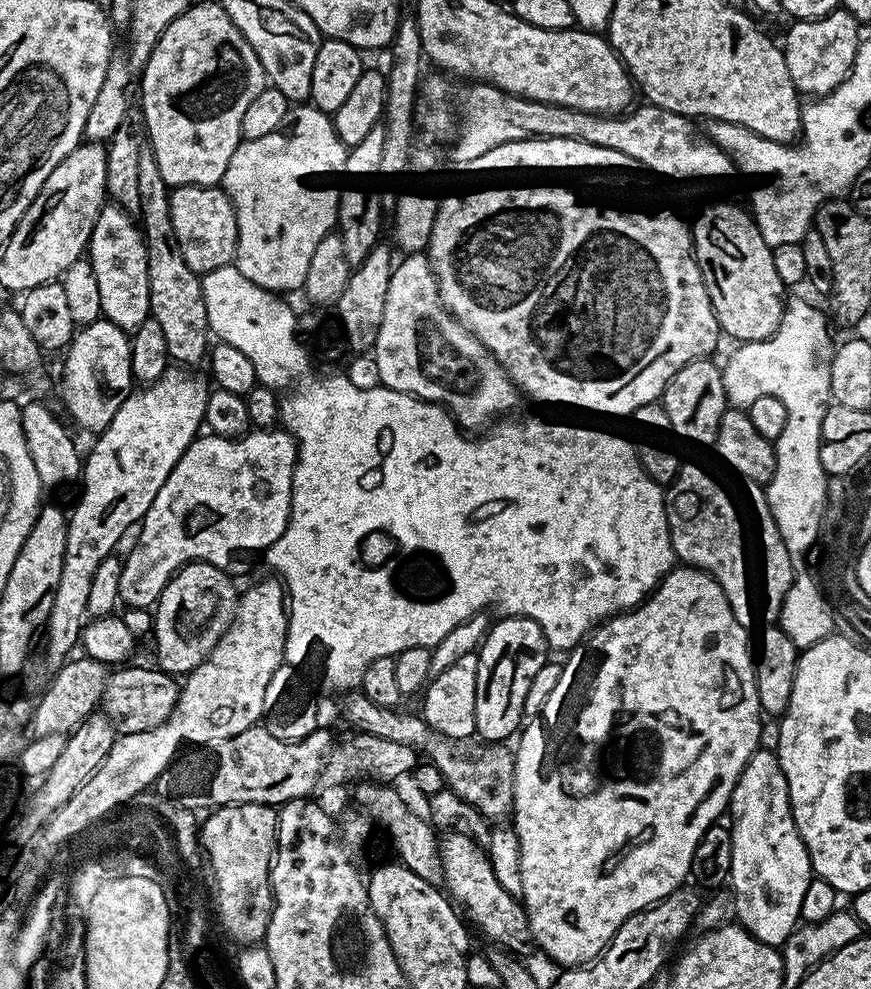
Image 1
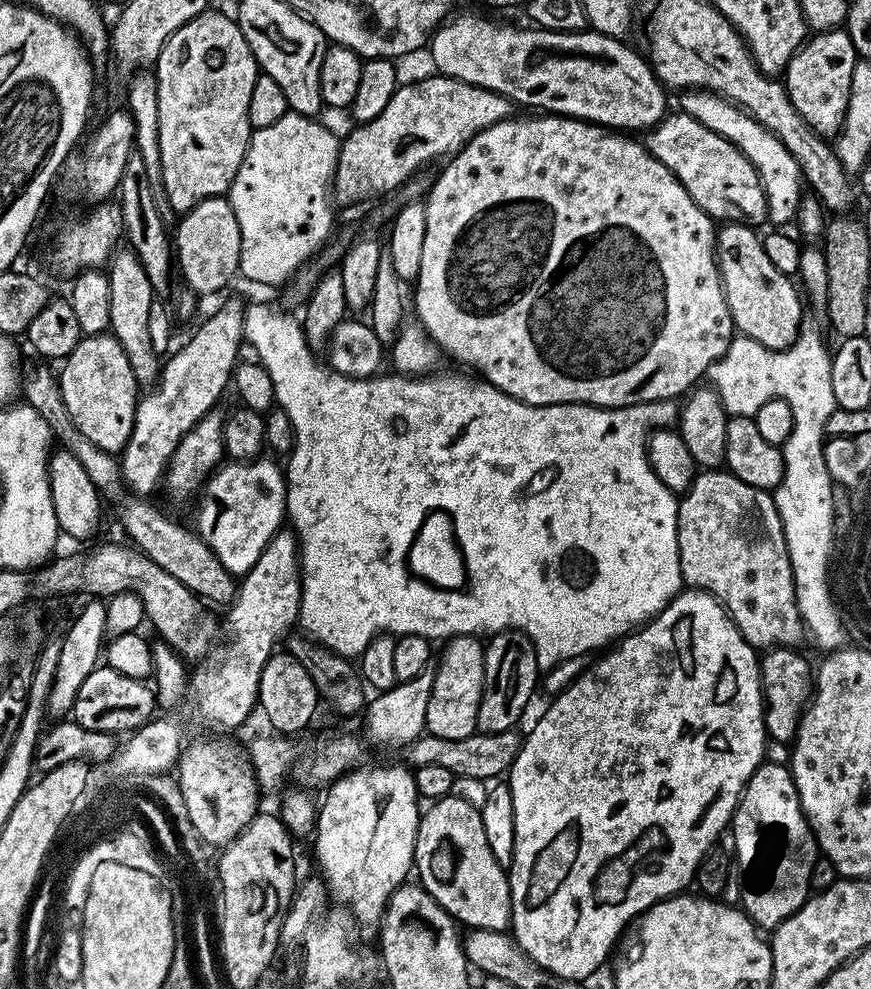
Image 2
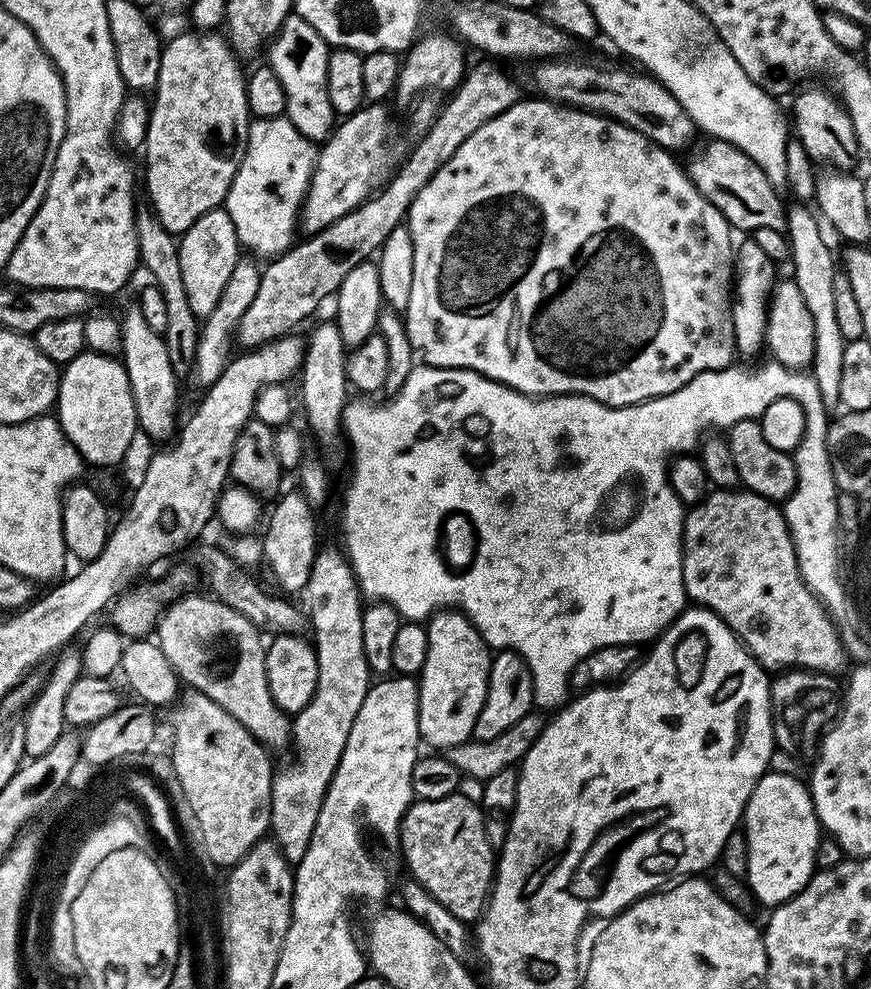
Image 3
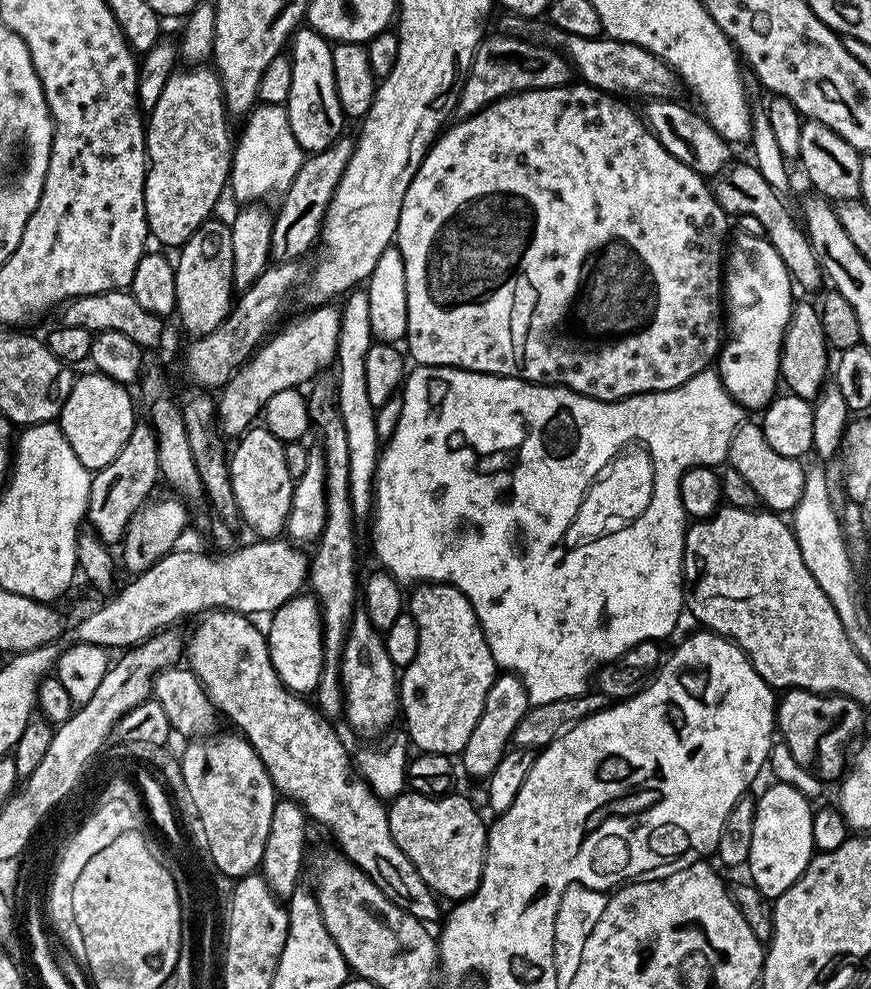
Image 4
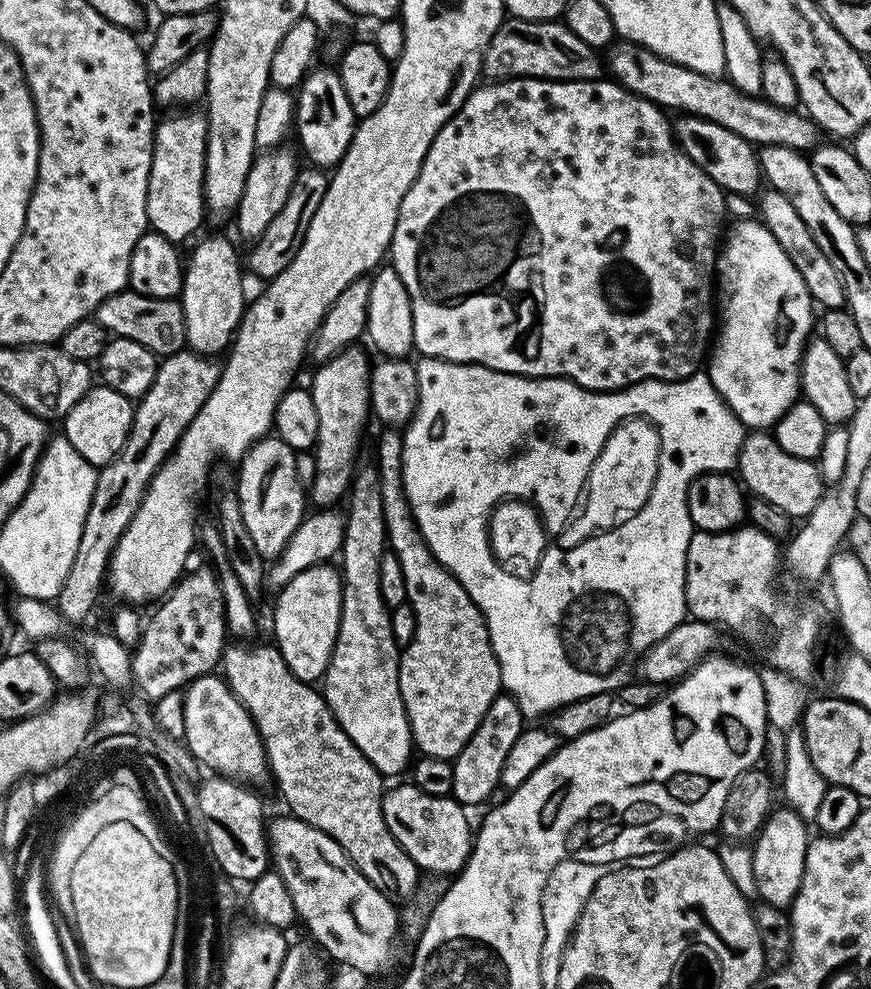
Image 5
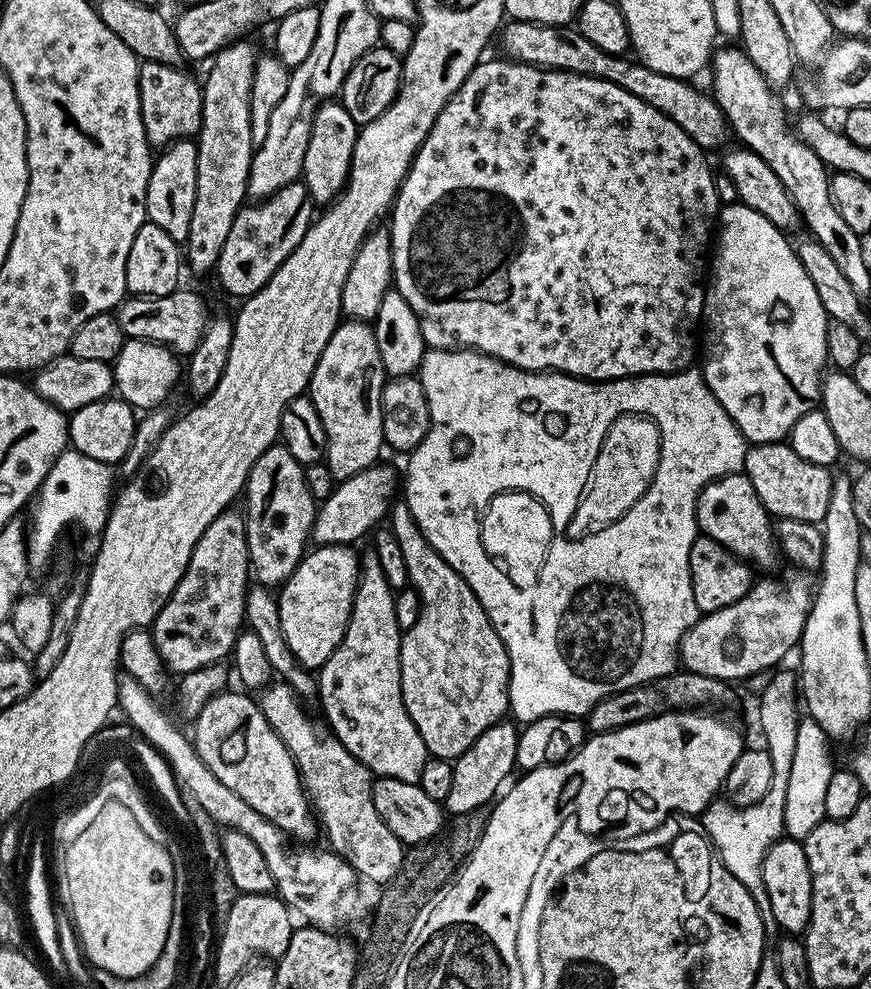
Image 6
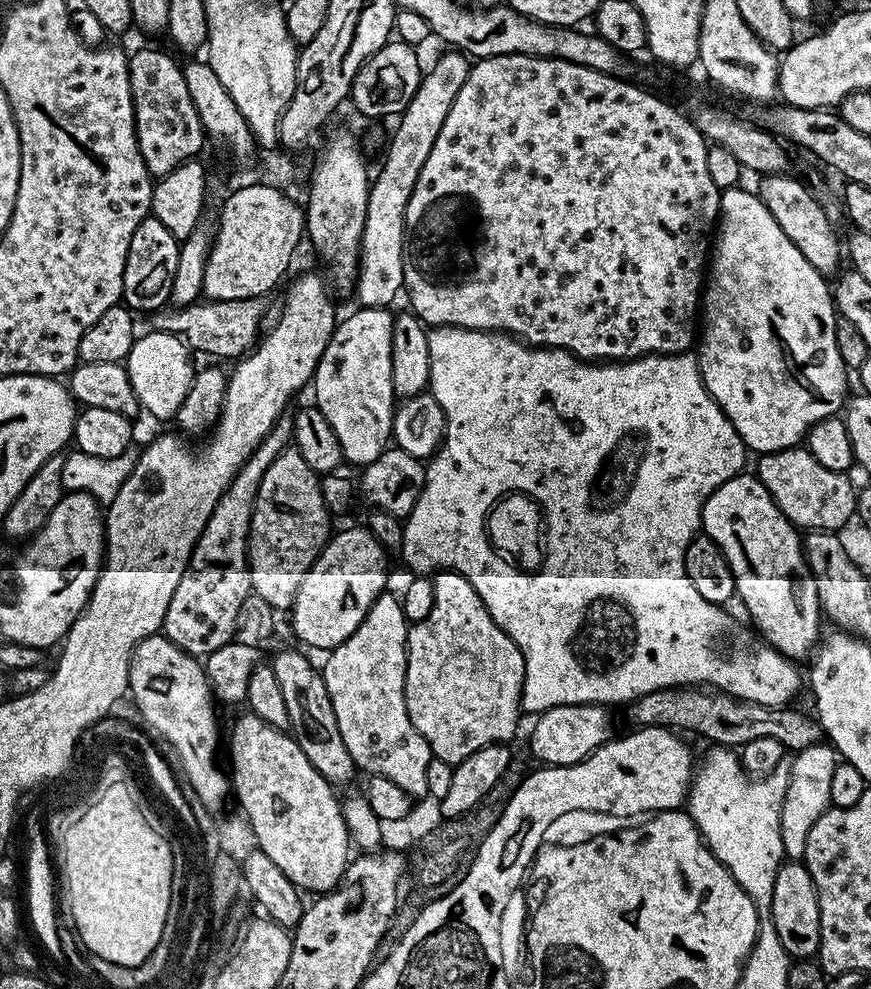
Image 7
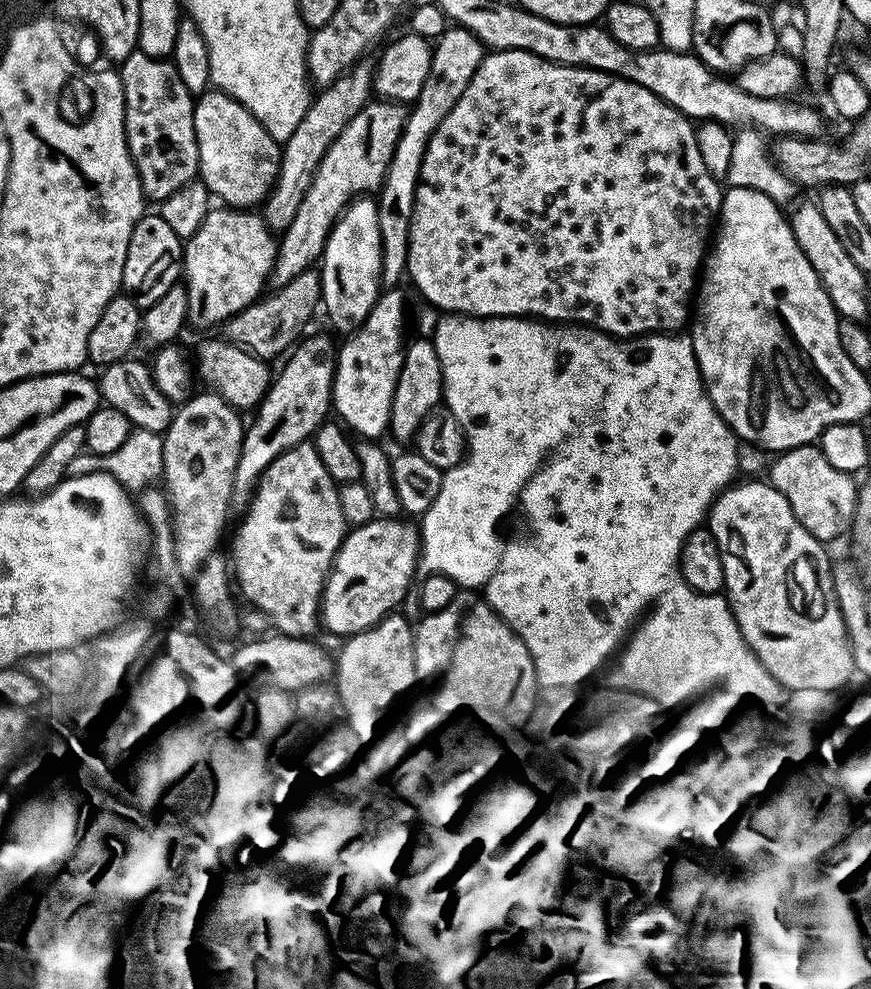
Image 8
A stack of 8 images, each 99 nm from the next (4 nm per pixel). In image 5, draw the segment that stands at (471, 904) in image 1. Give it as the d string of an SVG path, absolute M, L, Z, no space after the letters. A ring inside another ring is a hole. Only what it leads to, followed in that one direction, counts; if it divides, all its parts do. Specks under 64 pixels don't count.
M405 782L385 791L382 810L387 829L417 869L434 876L454 876L464 868L472 852L474 834L466 816L467 809L455 799L428 795L415 784Z

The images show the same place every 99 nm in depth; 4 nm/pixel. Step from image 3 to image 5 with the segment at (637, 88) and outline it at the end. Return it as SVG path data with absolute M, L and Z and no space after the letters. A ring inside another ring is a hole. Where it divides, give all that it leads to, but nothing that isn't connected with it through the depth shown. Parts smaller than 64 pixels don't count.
M682 114L673 119L671 130L677 147L720 188L732 194L750 194L762 182L762 166L755 147L724 126L697 116Z

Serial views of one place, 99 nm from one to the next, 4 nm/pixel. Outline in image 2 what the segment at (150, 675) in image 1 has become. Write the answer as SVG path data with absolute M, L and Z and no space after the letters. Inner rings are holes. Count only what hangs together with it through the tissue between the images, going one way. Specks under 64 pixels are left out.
M97 666L81 686L73 700L71 719L90 731L131 734L153 719L157 711L156 694L151 683L138 678L126 678L118 670Z

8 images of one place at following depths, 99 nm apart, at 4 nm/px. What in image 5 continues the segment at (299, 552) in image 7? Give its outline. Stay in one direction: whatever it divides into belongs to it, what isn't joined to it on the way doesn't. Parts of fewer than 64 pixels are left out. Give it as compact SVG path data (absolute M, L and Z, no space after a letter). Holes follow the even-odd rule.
M269 434L252 445L238 462L240 477L234 491L242 506L242 522L246 522L246 530L250 530L254 550L268 562L282 554L286 542L290 542L294 530L298 530L306 515L306 488L298 478L296 454L279 436Z

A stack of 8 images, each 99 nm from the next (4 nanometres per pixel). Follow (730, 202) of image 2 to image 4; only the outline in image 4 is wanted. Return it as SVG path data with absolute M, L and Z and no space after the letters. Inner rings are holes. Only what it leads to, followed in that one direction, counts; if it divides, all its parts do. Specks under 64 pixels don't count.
M733 163L731 167L715 177L711 190L716 196L716 201L724 207L729 217L753 216L758 218L758 222L762 222L764 236L772 243L774 250L778 250L778 254L784 259L784 264L788 268L788 275L799 287L800 284L804 288L819 286L820 280L822 281L820 259L812 249L807 231L798 223L797 217L795 220L788 213L782 196L770 186L769 182L766 182L755 163Z

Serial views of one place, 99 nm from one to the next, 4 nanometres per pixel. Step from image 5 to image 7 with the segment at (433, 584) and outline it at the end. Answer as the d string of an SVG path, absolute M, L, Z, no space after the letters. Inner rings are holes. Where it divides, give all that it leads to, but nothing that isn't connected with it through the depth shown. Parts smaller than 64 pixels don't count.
M440 570L435 573L432 580L434 586L434 610L426 614L426 618L415 621L408 629L408 661L406 662L406 682L404 683L404 693L406 694L406 710L410 714L410 722L414 722L414 730L426 738L433 756L442 758L442 762L453 766L461 764L470 754L482 750L491 744L502 744L511 741L511 736L515 734L516 727L520 724L522 709L520 706L520 695L526 686L524 680L524 655L520 652L518 645L497 626L492 615L488 613L488 607L482 602L482 598L474 590L474 586L464 576L451 570Z

